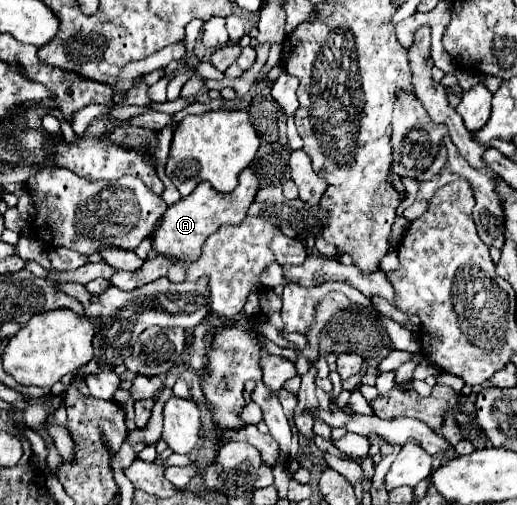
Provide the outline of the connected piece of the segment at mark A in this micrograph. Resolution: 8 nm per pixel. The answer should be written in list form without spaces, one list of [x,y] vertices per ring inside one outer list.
[[[251,169],[241,171],[239,185],[227,195],[217,195],[209,183],[199,183],[189,197],[183,197],[179,203],[171,205],[165,211],[157,231],[153,233],[153,249],[165,255],[173,255],[187,263],[197,261],[201,255],[201,247],[209,235],[213,235],[225,223],[239,225],[245,219],[245,213],[251,201],[255,199],[257,189],[259,189],[259,179]]]

